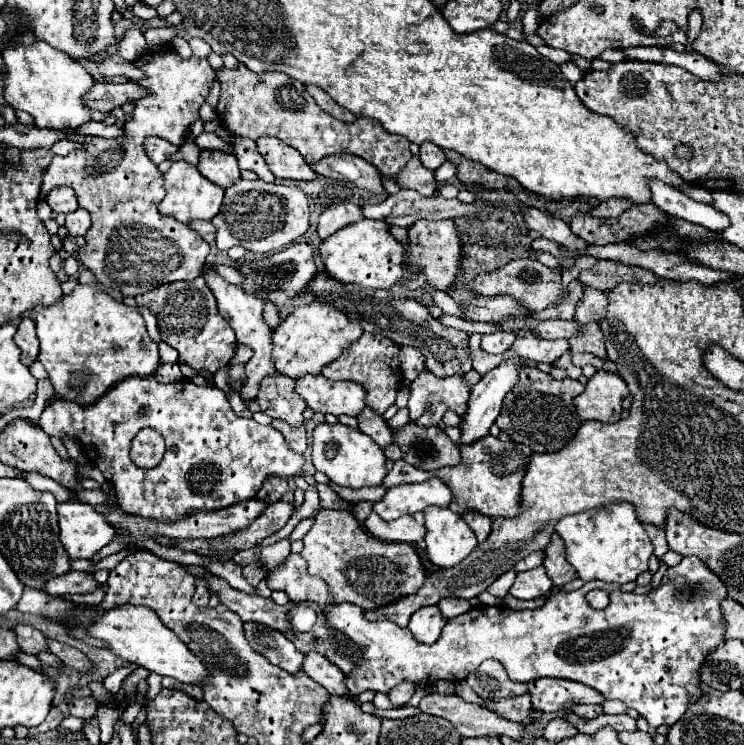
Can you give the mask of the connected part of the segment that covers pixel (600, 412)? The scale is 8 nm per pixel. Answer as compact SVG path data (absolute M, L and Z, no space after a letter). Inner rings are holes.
M596 371L590 377L584 393L574 399L578 419L598 419L602 423L616 423L622 415L622 403L630 395L626 381L618 373Z

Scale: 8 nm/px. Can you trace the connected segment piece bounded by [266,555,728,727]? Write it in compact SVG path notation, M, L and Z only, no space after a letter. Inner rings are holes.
M290 555L278 571L268 571L266 579L272 591L280 591L280 589L286 591L290 601L294 603L300 603L300 601L318 603L318 607L324 611L328 619L328 625L346 633L352 641L356 641L362 647L364 659L358 663L358 667L350 675L346 675L346 687L350 695L360 695L366 689L388 693L400 681L424 683L424 685L430 685L440 679L462 681L466 679L468 673L476 671L482 661L496 659L506 667L508 677L512 681L528 683L540 677L558 677L558 679L578 681L600 691L604 699L618 699L626 703L630 709L636 709L650 723L650 727L658 727L658 725L670 727L678 719L682 719L690 703L696 703L704 695L700 687L702 685L700 681L702 661L706 663L708 651L714 651L714 647L726 641L724 639L726 619L722 619L722 607L720 607L722 599L728 597L726 585L696 555L688 555L678 565L668 567L666 575L662 577L660 587L644 595L624 593L620 587L612 587L608 593L610 605L602 611L596 611L588 605L586 593L592 589L604 589L604 583L590 581L572 593L566 593L562 589L554 591L546 599L546 603L538 609L514 611L506 605L500 605L500 607L480 605L478 609L470 609L454 619L448 619L446 627L440 633L440 639L432 645L416 643L410 631L390 621L378 621L378 623L366 621L360 607L354 607L352 603L336 605L334 599L330 597L326 583L306 573L306 561L300 555Z

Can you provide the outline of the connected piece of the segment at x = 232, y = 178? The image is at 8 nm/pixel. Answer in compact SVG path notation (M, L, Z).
M202 151L198 171L222 189L230 187L230 183L238 183L240 179L240 167L236 157L224 151Z

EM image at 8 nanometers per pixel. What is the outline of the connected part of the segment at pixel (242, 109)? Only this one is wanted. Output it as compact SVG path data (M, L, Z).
M240 65L238 69L230 71L230 69L222 69L218 73L220 79L220 101L218 101L218 117L222 121L224 127L228 127L228 131L232 135L240 135L240 137L248 137L252 141L260 139L262 135L266 137L276 137L282 143L298 149L302 153L302 157L312 165L318 163L322 157L328 155L336 155L336 153L352 153L362 157L364 161L372 163L377 169L391 180L395 180L399 171L410 161L412 153L410 153L410 141L402 135L392 135L388 131L384 131L384 127L370 117L358 117L354 123L342 123L338 119L334 119L332 115L324 113L314 99L308 95L306 87L300 81L294 81L282 73L254 73L250 71L246 65Z

